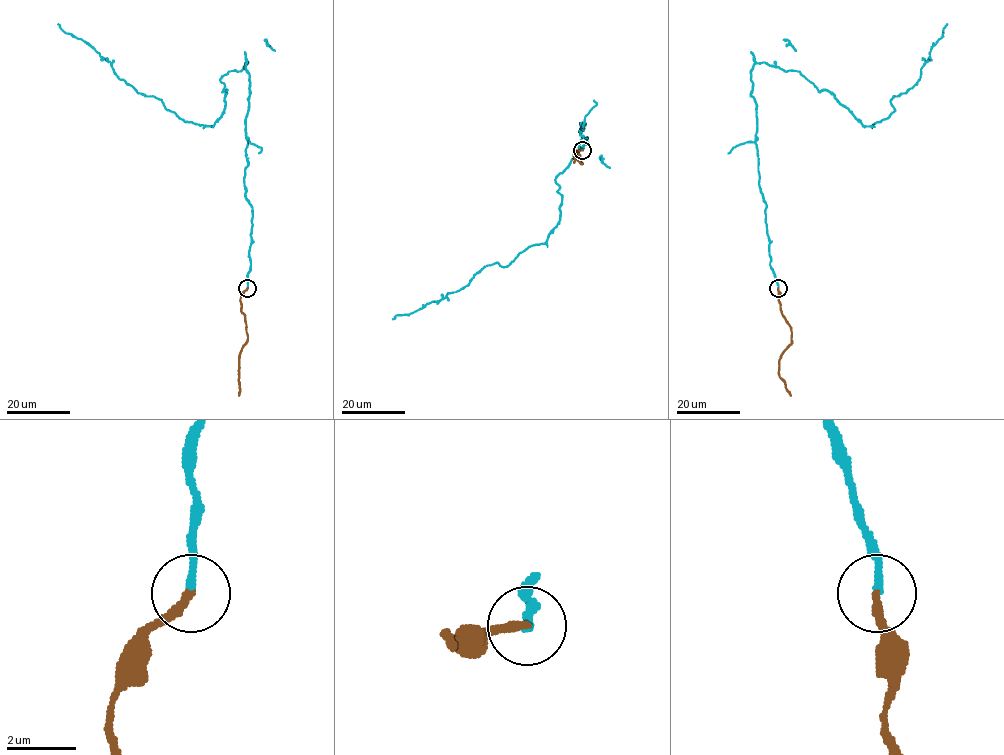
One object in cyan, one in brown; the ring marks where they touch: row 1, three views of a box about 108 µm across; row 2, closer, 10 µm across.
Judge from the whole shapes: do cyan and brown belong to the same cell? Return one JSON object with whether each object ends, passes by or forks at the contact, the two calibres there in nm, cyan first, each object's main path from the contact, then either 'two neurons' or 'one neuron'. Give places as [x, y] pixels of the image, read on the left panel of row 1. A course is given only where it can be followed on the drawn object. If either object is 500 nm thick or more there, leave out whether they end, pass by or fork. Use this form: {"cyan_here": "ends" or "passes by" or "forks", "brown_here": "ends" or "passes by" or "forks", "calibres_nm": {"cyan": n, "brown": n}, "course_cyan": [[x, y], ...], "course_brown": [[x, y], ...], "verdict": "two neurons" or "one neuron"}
{"cyan_here": "ends", "brown_here": "ends", "calibres_nm": {"cyan": 240, "brown": 260}, "course_cyan": [[248, 288], [246, 62], [220, 78], [224, 113], [212, 126], [195, 124], [138, 93], [57, 24]], "course_brown": [[248, 288], [240, 297], [248, 341], [239, 357], [239, 396]], "verdict": "one neuron"}

